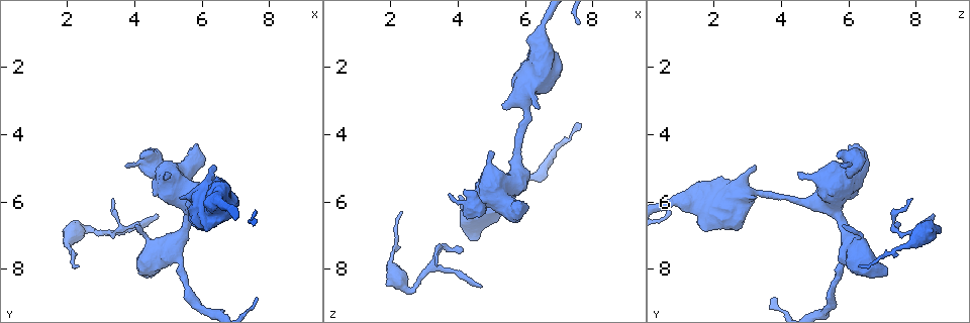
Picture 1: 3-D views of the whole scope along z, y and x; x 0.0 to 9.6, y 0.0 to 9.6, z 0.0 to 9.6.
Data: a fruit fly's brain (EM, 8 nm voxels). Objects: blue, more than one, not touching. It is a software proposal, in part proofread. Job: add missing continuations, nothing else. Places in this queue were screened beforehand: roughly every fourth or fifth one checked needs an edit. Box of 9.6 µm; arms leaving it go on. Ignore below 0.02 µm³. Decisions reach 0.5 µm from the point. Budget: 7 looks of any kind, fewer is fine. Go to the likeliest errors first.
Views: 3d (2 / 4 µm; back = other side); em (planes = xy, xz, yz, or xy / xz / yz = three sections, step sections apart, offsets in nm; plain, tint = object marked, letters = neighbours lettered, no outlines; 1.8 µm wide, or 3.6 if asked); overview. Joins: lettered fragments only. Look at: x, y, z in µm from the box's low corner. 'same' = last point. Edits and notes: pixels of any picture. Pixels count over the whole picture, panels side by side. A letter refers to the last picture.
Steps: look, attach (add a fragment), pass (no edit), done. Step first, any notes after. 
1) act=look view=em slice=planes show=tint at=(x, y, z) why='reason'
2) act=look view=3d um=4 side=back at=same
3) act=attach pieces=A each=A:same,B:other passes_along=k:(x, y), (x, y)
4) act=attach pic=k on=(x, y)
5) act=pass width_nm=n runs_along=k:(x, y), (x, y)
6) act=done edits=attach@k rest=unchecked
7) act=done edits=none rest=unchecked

act=look view=3d um=4 at=(4.70, 6.45, 8.55) why='tapers out'

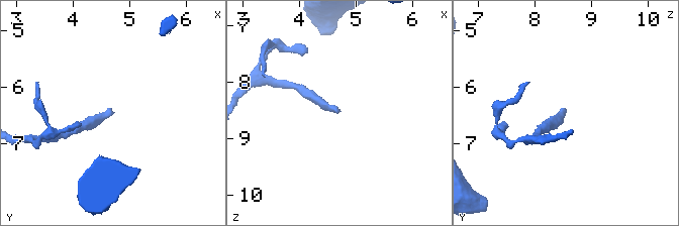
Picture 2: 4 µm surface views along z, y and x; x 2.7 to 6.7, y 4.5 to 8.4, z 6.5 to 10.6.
act=look view=em um=3.6 slice=planes show=plain at=(4.75, 6.45, 8.50) why='need the tissue'

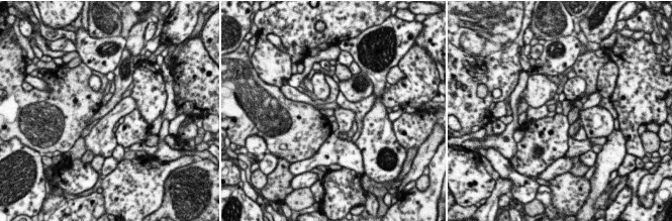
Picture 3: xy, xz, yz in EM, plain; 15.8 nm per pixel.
act=look view=em um=3.6 slice=planes show=letters at=same why='what lies round it'

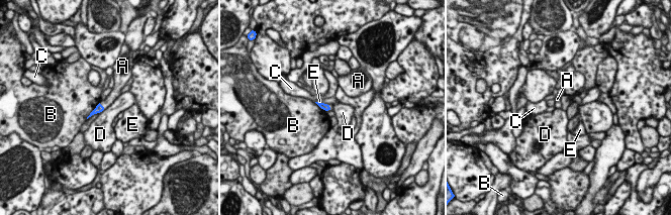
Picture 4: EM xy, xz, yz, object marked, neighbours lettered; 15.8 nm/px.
act=attach pieces=A each=A:same,B:other,C:other,D:other,E:other passes_along=4:(99, 108), (101, 105), (113, 95) found='it goes on there'

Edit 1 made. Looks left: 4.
act=look view=overview why='see it whole again'

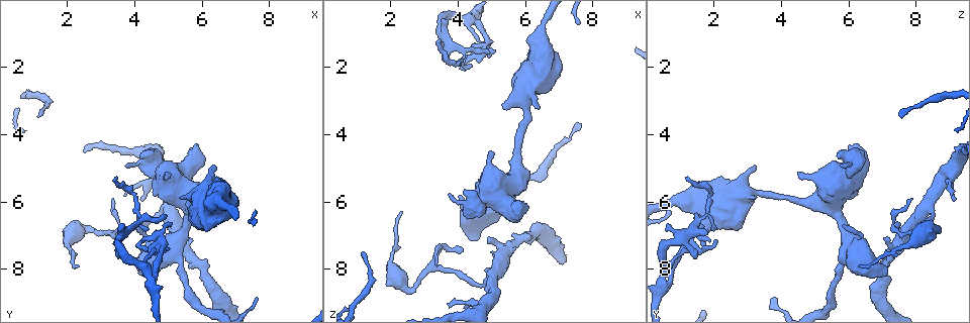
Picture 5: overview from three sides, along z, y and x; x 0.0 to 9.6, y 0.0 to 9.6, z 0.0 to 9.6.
act=look view=em slice=planes show=letters at=(2.30, 8.00, 6.25) why='free end'

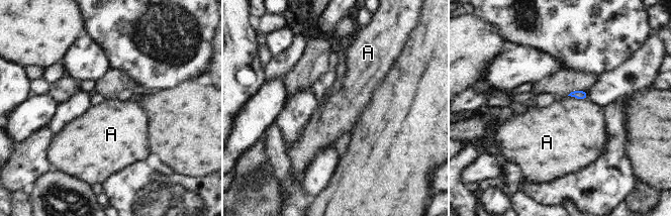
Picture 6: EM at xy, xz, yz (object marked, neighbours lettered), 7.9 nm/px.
act=pass each=A:other border=6:(568, 95), (587, 100) found='no lettered fragment goes on from it'

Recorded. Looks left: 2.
act=look view=3d um=2 at=(7.60, 8.90, 3.90) why='long arm stops here'

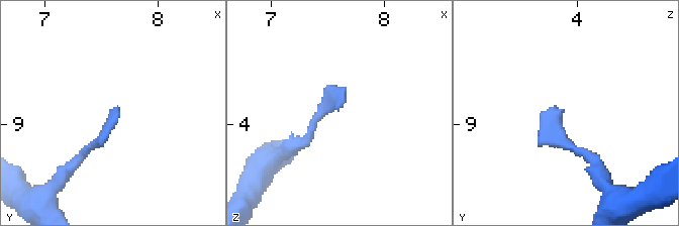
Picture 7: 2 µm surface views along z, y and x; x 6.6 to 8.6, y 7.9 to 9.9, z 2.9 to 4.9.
act=look view=em slice=planes show=letters at=(7.60, 8.84, 3.86) why='shape alone is not enough'

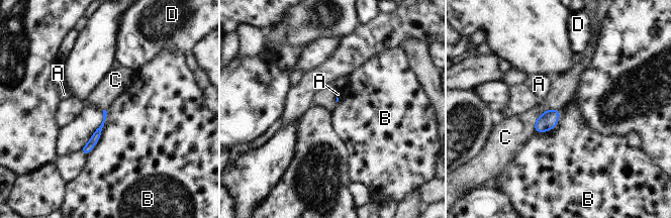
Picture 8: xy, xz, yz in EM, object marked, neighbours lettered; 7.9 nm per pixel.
act=pass longest_contact=B:400nm each=A:other,B:other,C:other,D:other found='no lettered fragment goes on from it'

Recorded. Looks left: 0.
act=done edits=attach@4 rest=unchecked

